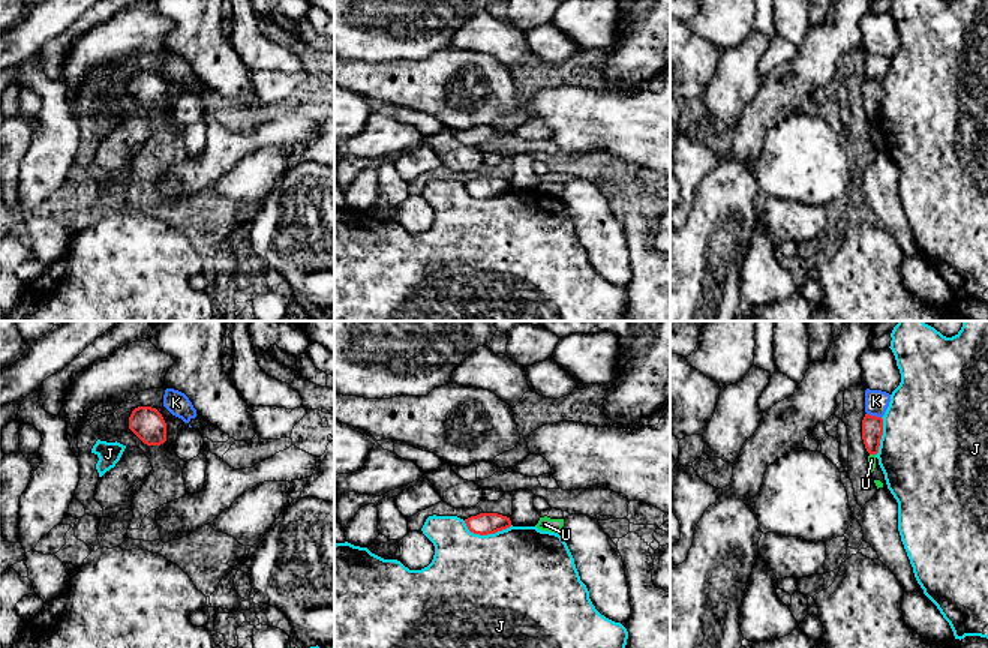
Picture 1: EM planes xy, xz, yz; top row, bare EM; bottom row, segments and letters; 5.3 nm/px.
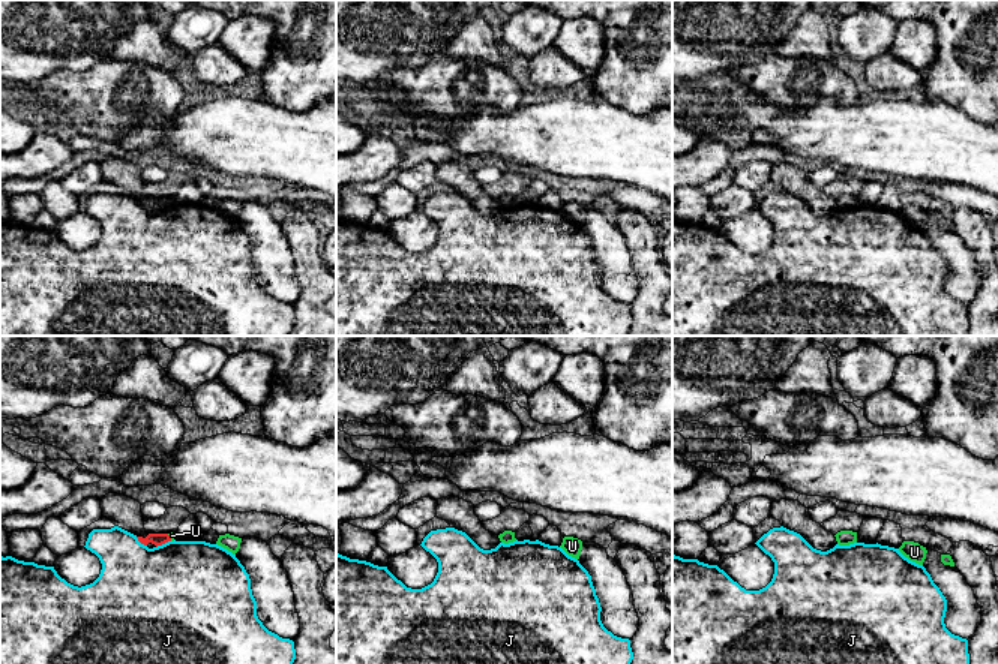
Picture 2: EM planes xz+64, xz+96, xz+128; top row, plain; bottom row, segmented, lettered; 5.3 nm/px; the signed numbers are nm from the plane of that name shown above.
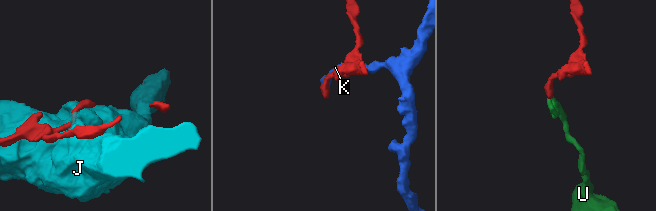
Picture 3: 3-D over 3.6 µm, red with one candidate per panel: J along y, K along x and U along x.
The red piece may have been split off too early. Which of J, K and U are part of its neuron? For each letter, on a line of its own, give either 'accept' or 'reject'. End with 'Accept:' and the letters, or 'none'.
J: reject
K: reject
U: reject
Accept: none

